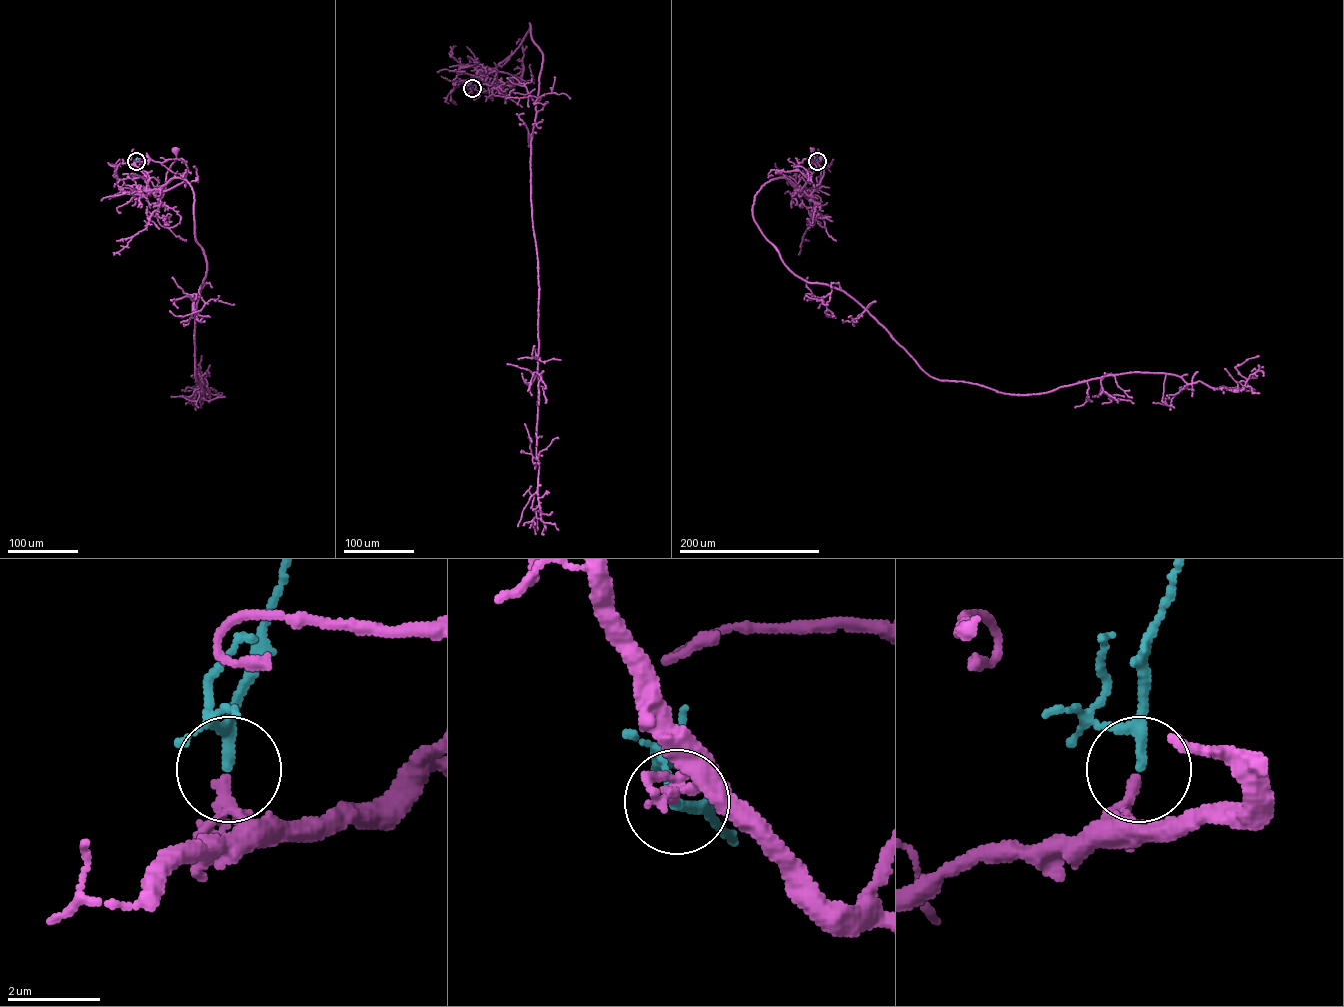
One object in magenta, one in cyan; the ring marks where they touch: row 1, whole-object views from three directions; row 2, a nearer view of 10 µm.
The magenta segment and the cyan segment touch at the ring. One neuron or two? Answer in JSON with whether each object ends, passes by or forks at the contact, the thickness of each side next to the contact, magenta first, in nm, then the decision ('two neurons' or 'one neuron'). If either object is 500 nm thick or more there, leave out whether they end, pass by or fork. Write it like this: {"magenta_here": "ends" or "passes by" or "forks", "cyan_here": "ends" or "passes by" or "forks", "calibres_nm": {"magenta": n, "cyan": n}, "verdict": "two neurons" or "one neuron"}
{"magenta_here": "forks", "cyan_here": "passes by", "calibres_nm": {"magenta": 140, "cyan": 180}, "verdict": "one neuron"}

